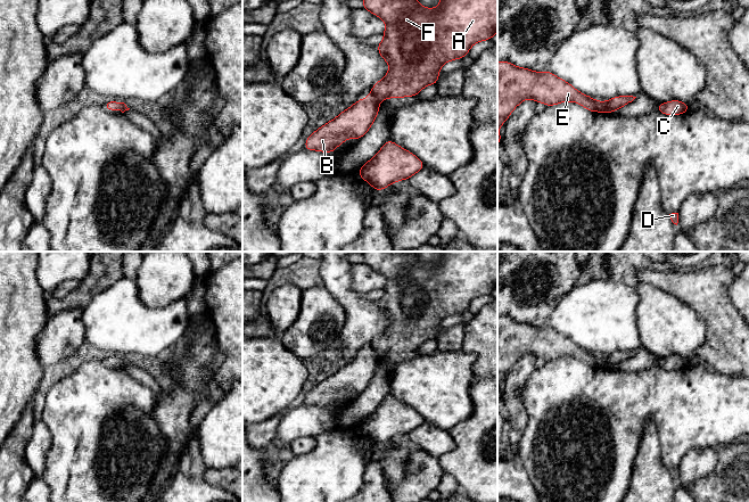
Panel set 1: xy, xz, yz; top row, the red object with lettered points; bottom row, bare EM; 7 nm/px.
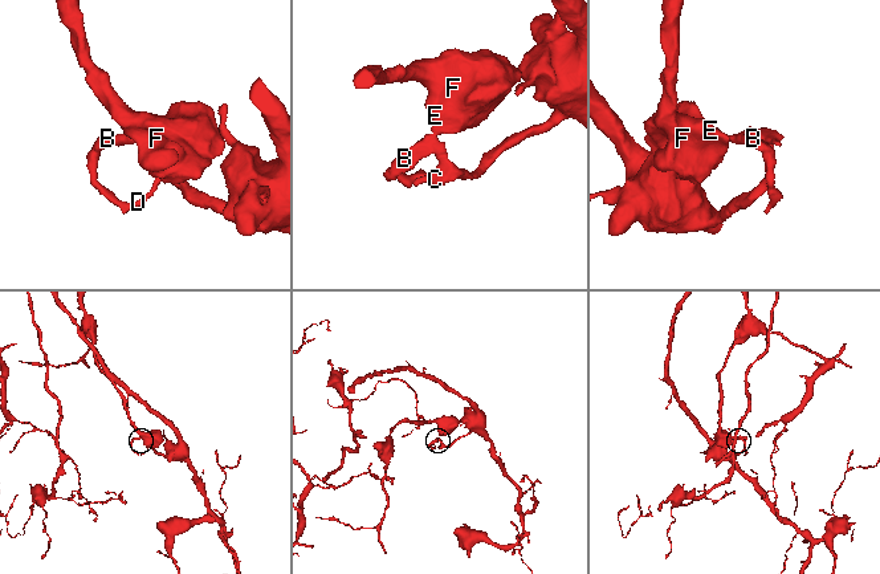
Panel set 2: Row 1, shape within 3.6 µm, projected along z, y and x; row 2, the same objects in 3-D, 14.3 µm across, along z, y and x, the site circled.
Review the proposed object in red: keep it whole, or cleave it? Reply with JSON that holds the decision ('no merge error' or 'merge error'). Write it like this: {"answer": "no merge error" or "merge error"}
{"answer": "merge error"}

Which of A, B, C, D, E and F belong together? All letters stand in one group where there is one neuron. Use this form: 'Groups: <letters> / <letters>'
Groups: A E F / B C D

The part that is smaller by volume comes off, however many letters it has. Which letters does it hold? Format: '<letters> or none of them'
A, E, F

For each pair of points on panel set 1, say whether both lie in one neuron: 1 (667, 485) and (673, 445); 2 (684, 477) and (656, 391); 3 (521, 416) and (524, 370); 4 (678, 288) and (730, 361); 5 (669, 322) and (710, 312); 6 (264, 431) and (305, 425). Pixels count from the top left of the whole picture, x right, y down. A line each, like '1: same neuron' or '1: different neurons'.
1: different neurons
2: different neurons
3: same neuron
4: same neuron
5: different neurons
6: different neurons

